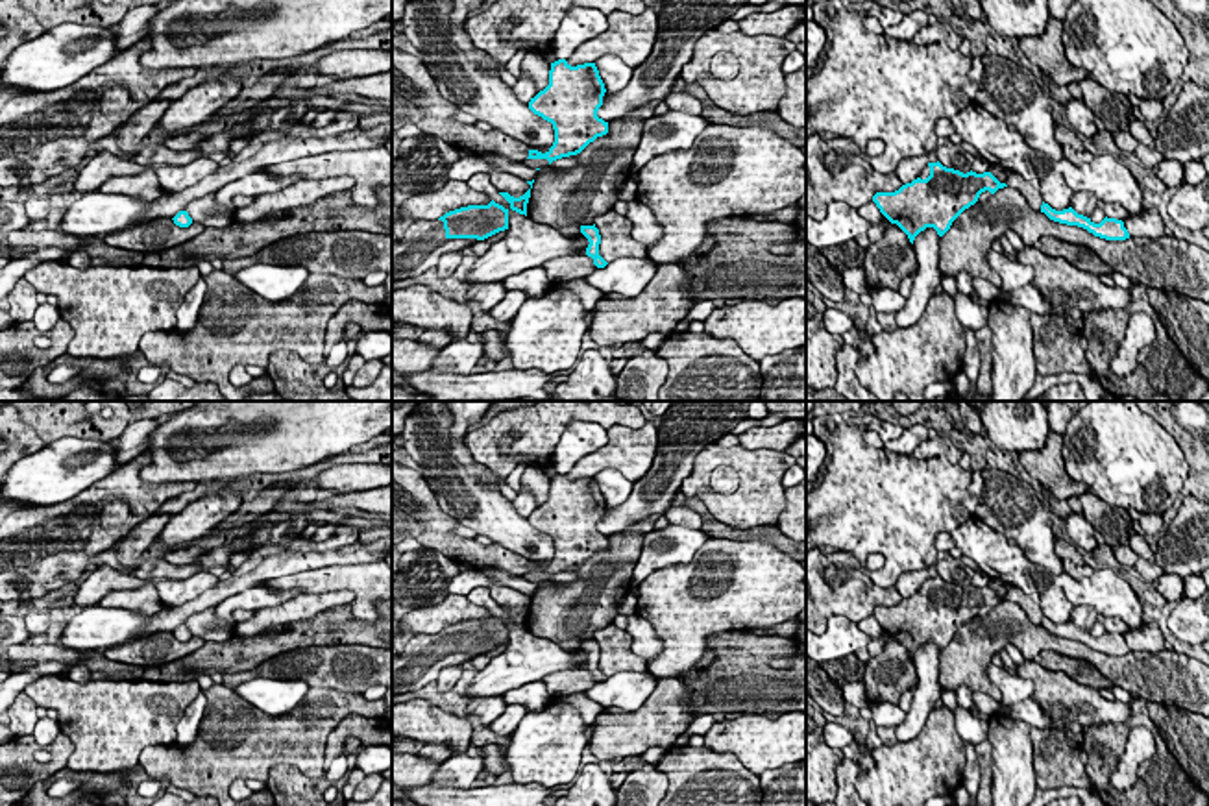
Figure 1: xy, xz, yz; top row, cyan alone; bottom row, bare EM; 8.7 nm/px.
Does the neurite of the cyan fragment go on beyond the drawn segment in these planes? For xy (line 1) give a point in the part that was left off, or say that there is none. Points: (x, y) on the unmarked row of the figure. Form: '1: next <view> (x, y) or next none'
1: next none

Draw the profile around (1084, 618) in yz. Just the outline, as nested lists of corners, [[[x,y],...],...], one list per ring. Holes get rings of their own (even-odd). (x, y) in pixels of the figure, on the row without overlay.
[[[1074,606],[1070,614],[1070,621],[1083,630],[1091,630],[1093,625],[1096,623],[1098,614],[1091,606]]]

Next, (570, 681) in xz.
[[[586,666],[545,675],[542,680],[545,682],[547,693],[556,699],[582,693],[597,684],[593,673],[588,671]]]

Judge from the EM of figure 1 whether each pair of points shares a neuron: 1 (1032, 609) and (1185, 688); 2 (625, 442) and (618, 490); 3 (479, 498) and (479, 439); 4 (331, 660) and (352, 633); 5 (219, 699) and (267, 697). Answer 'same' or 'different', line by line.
1: different
2: different
3: different
4: different
5: different

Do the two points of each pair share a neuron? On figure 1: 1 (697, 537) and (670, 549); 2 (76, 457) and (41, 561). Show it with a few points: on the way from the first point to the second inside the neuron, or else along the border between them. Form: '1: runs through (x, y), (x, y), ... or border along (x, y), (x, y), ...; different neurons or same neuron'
1: runs through (690, 540), (677, 544); same neuron
2: border along (71, 498), (60, 503), (19, 505); different neurons

